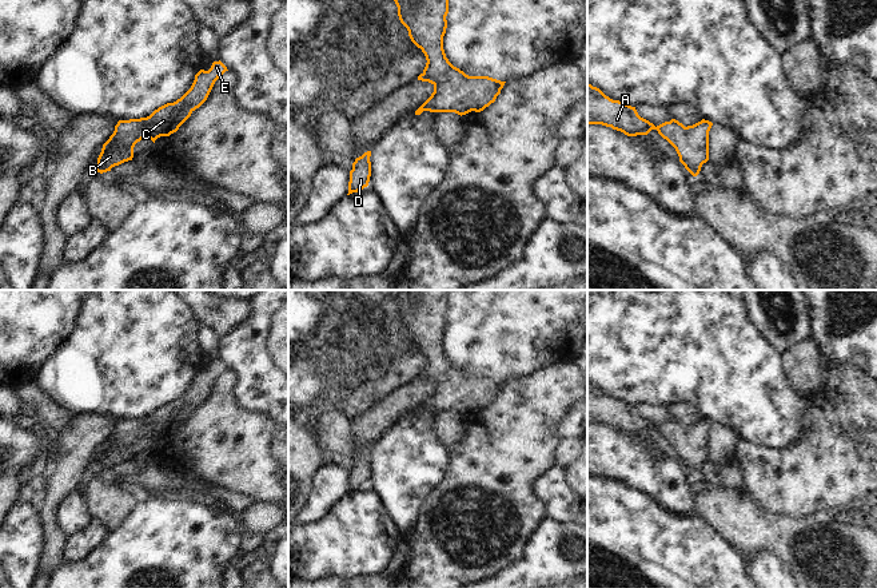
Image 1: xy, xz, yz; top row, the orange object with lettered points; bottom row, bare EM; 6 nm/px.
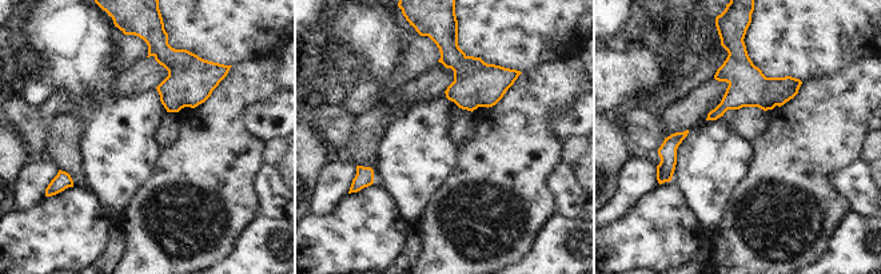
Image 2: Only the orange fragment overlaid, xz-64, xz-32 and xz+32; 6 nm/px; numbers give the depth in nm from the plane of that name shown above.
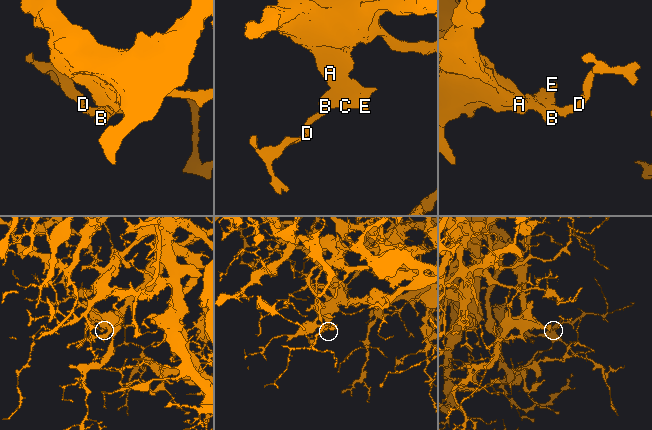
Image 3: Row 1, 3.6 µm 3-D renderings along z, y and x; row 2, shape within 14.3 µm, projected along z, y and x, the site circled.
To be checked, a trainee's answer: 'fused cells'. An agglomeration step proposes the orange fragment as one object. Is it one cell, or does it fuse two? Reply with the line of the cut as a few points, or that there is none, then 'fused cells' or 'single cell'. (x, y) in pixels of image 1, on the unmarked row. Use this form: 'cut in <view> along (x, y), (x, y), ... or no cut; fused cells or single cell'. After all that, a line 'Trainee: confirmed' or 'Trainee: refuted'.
no cut; single cell
Trainee: refuted

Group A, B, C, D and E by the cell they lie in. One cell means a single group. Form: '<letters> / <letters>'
A B C D E

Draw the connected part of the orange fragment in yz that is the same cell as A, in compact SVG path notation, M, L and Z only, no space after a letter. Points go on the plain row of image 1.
M587 382L587 424L602 424L621 430L627 436L647 434L651 429L666 438L677 450L679 461L697 476L703 462L709 460L709 430L711 421L701 421L685 426L675 418L654 425L641 417L635 409L623 401L613 400L599 388Z

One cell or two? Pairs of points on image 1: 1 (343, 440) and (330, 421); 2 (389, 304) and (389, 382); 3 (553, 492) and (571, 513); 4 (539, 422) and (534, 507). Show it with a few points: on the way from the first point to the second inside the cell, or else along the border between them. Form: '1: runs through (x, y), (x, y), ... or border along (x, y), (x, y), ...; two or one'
1: runs through (339, 436), (330, 425); one
2: runs through (391, 324), (398, 337), (398, 362); one
3: runs through (558, 497), (566, 508); one
4: runs through (523, 444), (523, 485); one

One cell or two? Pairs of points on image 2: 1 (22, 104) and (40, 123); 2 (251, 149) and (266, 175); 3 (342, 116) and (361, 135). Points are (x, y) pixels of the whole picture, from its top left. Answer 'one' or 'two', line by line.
1: one
2: two
3: two

